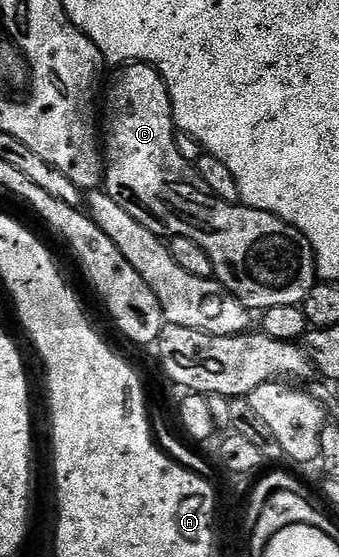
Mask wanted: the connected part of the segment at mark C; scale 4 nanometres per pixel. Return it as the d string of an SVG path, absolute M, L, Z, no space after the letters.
M128 64L115 72L118 73L110 89L108 84L104 92L104 191L120 202L140 226L148 226L152 234L163 238L192 238L192 242L212 258L218 283L246 308L265 310L272 306L301 305L316 282L314 251L306 235L264 210L248 208L241 202L229 204L216 198L216 194L200 182L197 167L180 158L180 150L176 150L174 111L161 74L151 64Z

